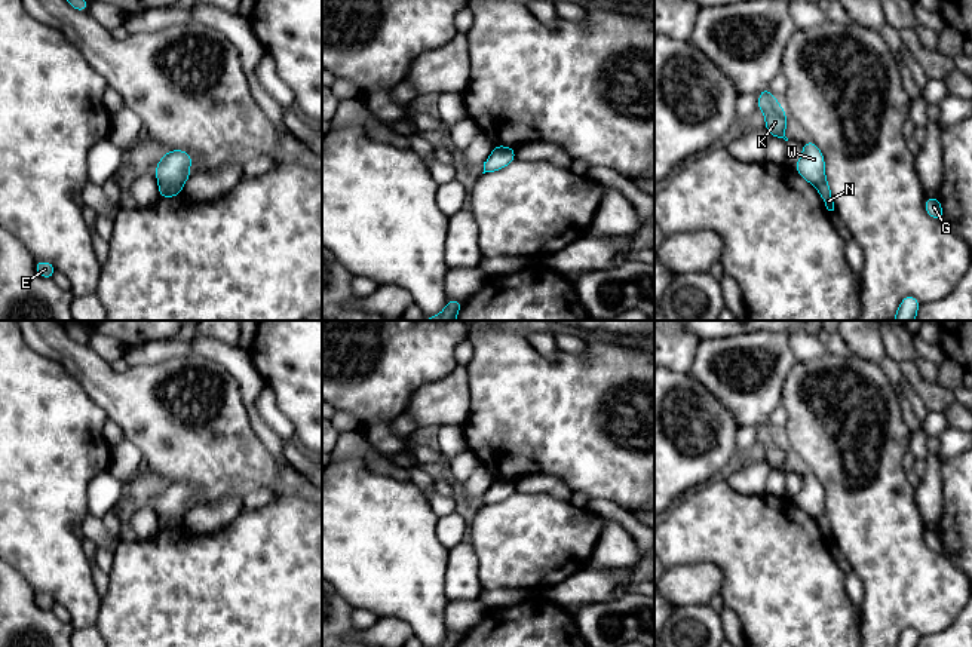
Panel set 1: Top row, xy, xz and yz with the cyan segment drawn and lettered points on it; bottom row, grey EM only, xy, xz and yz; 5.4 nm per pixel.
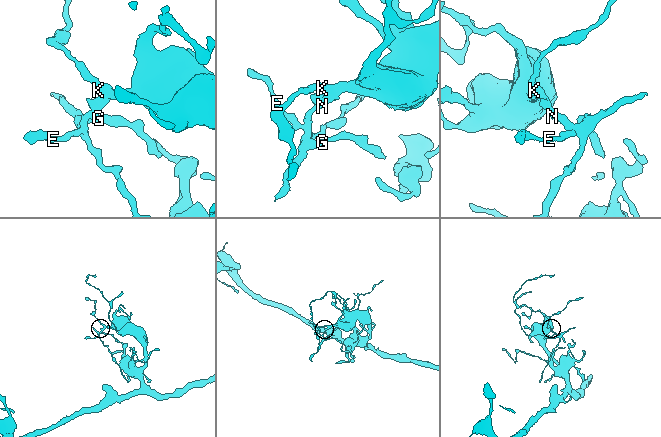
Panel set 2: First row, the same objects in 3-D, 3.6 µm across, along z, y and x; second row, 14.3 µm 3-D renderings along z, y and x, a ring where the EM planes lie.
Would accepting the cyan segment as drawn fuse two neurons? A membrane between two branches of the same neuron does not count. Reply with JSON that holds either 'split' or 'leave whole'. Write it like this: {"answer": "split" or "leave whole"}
{"answer": "split"}

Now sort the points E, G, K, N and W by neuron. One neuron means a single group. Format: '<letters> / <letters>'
E G N / K W

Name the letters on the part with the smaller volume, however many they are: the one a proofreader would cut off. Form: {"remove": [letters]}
{"remove": ["E", "G", "N"]}

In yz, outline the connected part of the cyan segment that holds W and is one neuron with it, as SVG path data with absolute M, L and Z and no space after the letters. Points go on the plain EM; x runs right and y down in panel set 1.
M801 475L803 487L792 499L807 515L818 519L825 512L825 494L819 479L813 475Z

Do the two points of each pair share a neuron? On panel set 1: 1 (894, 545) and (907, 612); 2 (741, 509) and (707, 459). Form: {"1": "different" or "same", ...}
{"1": "same", "2": "different"}

